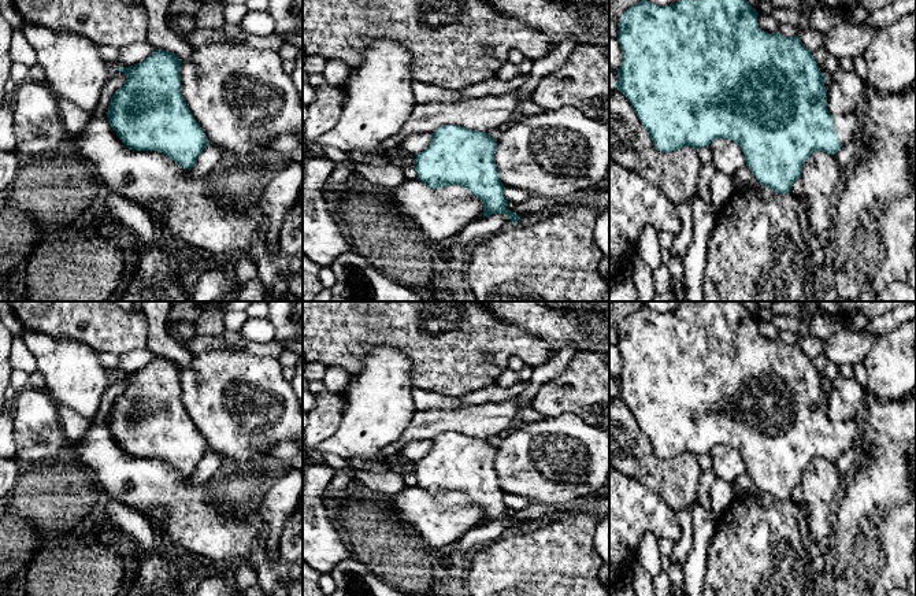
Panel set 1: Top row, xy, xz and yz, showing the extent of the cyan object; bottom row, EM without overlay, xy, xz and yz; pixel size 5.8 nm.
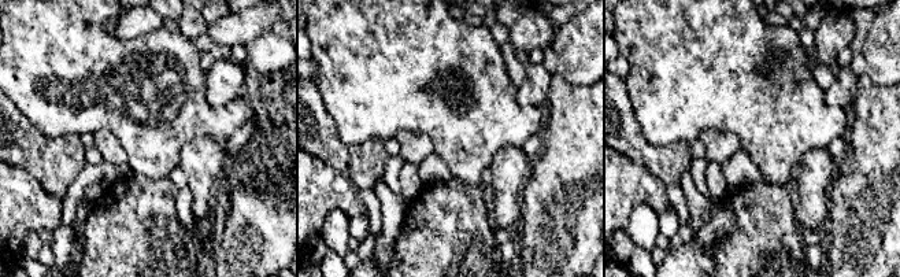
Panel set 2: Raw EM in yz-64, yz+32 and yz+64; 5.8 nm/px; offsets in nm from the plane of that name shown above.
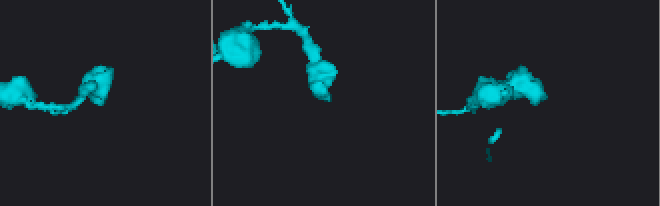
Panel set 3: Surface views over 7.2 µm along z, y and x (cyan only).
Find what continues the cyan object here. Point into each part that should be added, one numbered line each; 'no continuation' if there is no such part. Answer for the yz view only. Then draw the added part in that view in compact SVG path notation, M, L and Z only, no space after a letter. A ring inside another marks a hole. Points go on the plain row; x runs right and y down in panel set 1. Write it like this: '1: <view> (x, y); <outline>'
1: yz (846, 433); M854 419L846 421L846 422L835 422L834 433L835 433L835 438L842 454L846 449L853 448L858 438L857 423Z

